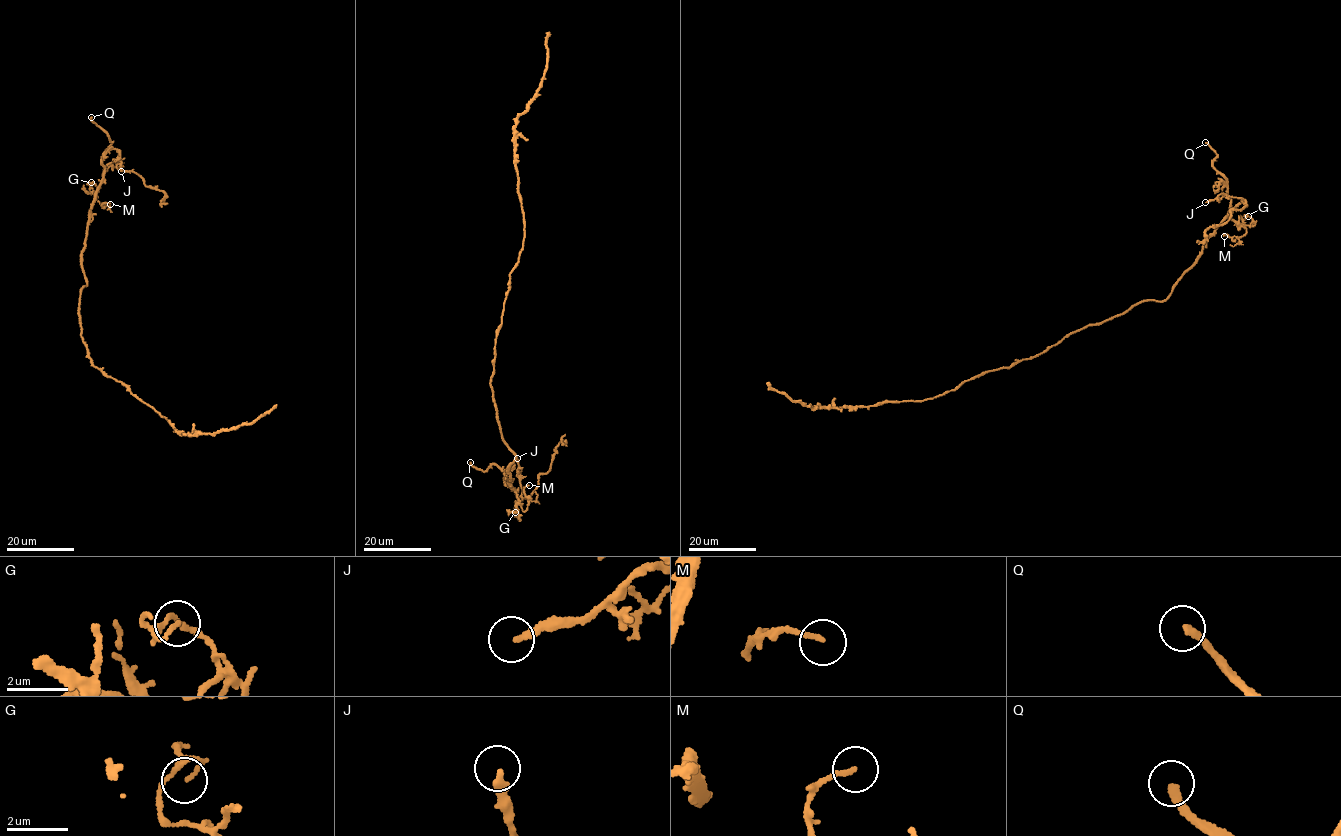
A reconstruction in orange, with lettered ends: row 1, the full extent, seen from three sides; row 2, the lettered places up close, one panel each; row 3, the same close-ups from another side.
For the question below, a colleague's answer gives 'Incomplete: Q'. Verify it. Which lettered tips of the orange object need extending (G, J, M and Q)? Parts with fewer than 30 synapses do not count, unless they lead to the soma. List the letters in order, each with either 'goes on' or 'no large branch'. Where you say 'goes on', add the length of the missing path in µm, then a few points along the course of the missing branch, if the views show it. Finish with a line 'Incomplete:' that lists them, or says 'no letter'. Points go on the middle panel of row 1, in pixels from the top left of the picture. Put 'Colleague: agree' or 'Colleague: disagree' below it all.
G: no large branch
J: no large branch
M: no large branch
Q: goes on; about 50 µm are missing; missing branch runs (470, 462), (472, 439), (464, 429), (433, 420), (426, 424), (396, 416), (380, 419)
Incomplete: Q
Colleague: agree

